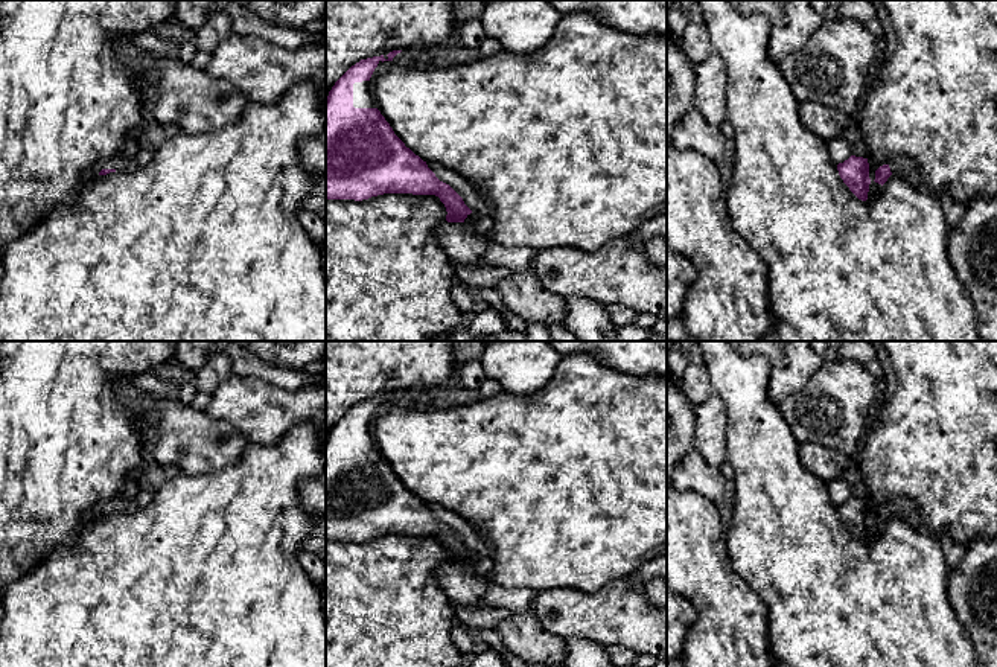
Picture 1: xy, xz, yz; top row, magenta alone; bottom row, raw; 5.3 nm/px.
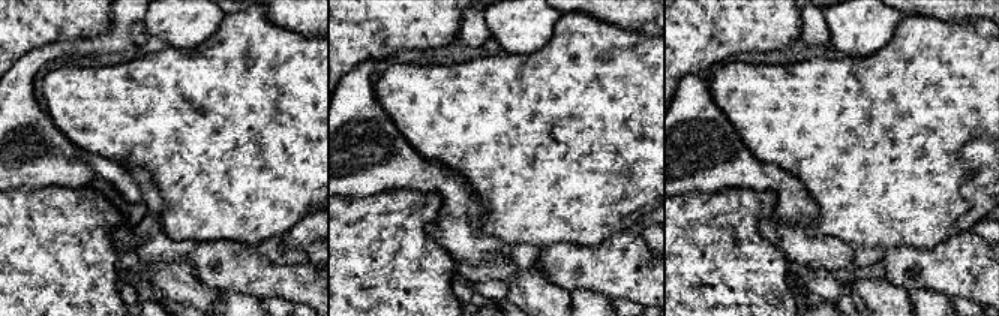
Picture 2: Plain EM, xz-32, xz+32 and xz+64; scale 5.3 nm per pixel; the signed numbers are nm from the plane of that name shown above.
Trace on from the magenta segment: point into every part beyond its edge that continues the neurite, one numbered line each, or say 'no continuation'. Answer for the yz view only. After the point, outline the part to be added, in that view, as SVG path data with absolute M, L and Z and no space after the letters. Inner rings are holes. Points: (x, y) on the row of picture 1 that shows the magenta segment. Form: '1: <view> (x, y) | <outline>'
1: yz (906, 168) | M897 157L889 161L892 175L907 181L915 189L922 189L919 166L910 157Z

